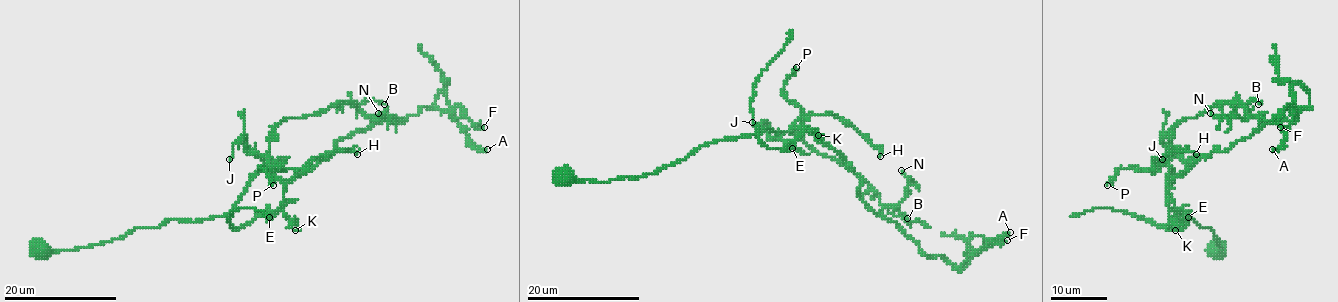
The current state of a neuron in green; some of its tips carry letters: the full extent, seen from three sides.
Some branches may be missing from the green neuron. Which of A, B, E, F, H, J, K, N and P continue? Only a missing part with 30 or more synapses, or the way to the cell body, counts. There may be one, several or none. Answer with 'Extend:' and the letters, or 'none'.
Extend: none

